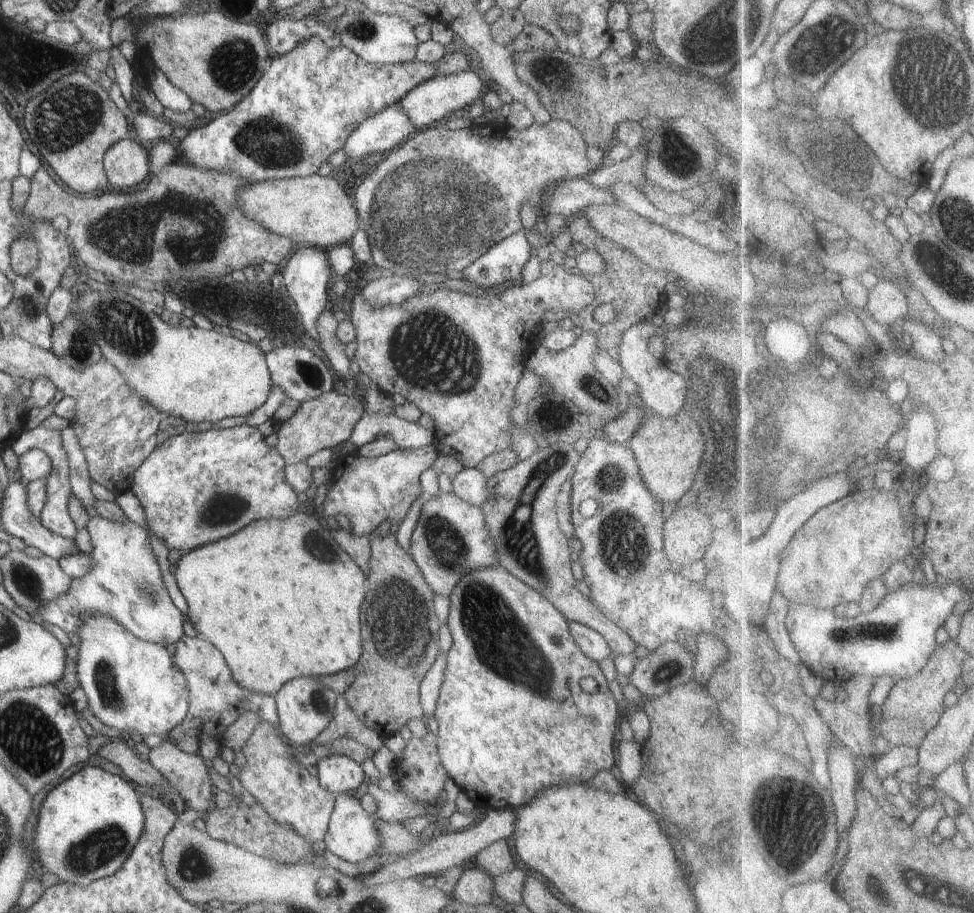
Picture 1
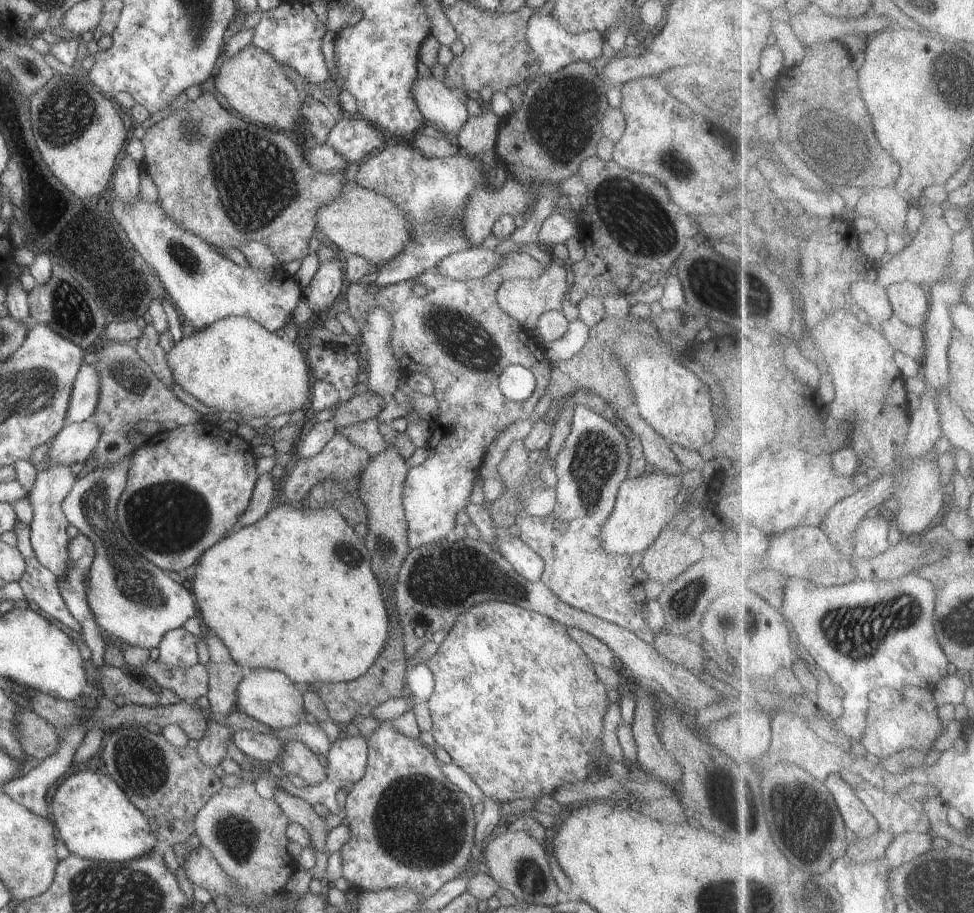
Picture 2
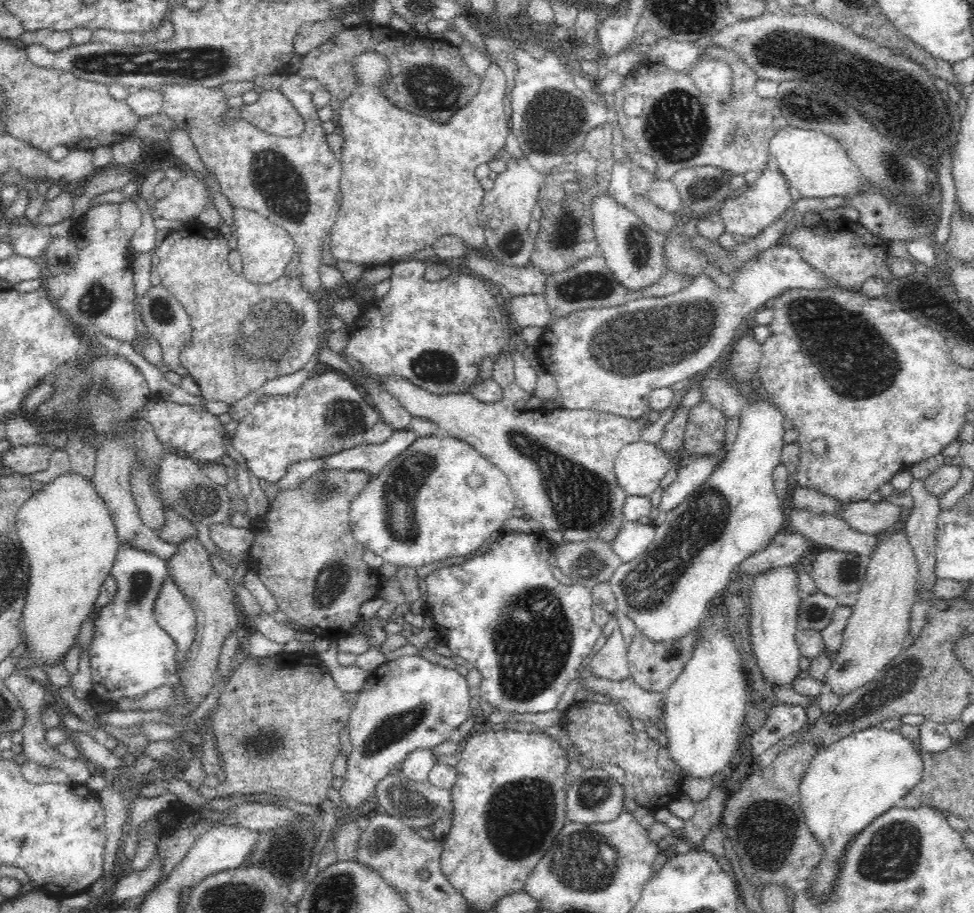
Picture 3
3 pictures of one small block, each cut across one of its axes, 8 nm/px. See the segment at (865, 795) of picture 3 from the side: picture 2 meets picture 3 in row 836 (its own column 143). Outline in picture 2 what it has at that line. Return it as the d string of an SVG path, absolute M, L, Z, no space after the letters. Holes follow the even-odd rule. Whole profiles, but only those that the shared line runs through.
M76 772L74 776L58 782L58 788L52 796L52 822L58 830L68 851L75 856L98 862L130 862L136 858L144 858L154 851L157 844L153 825L133 803L126 797L120 786L110 776L98 776L96 772Z

